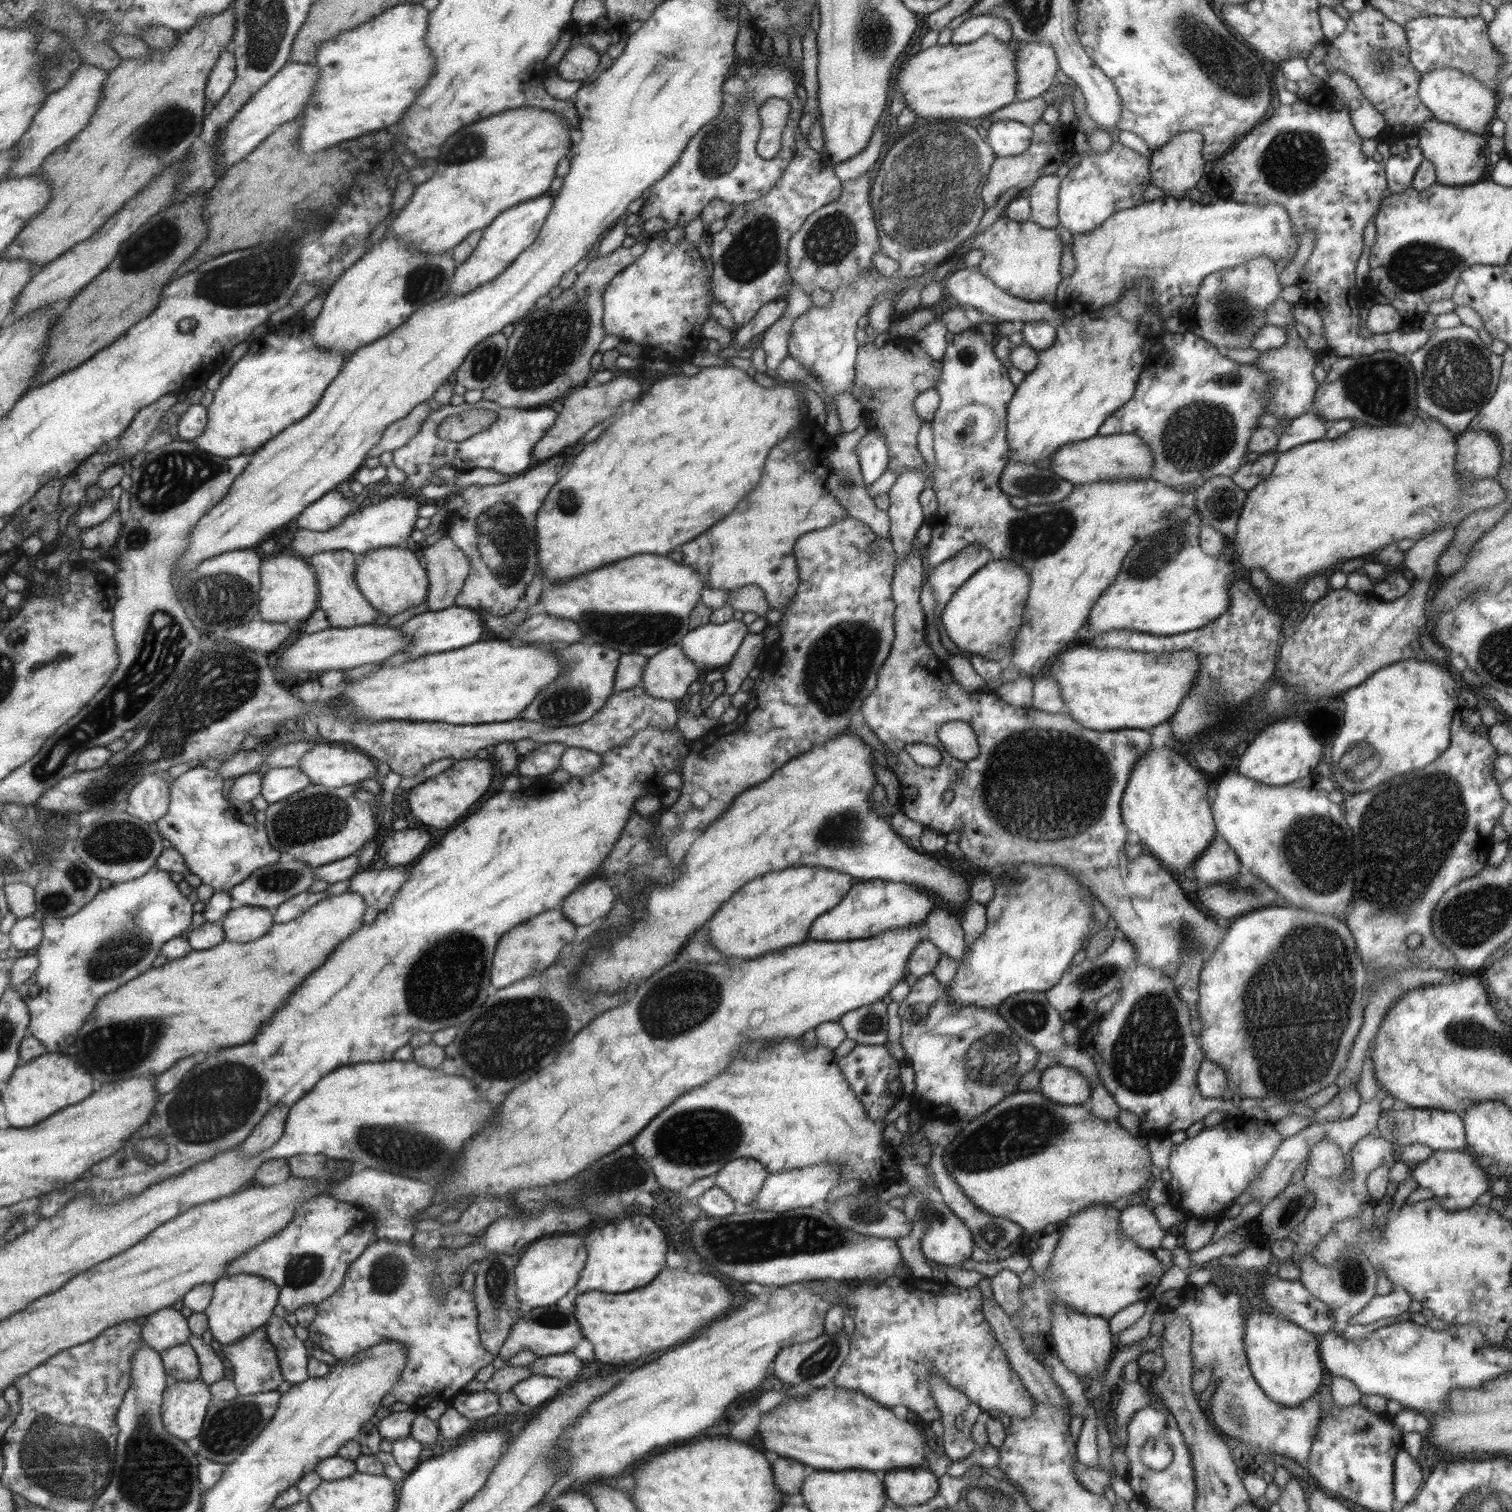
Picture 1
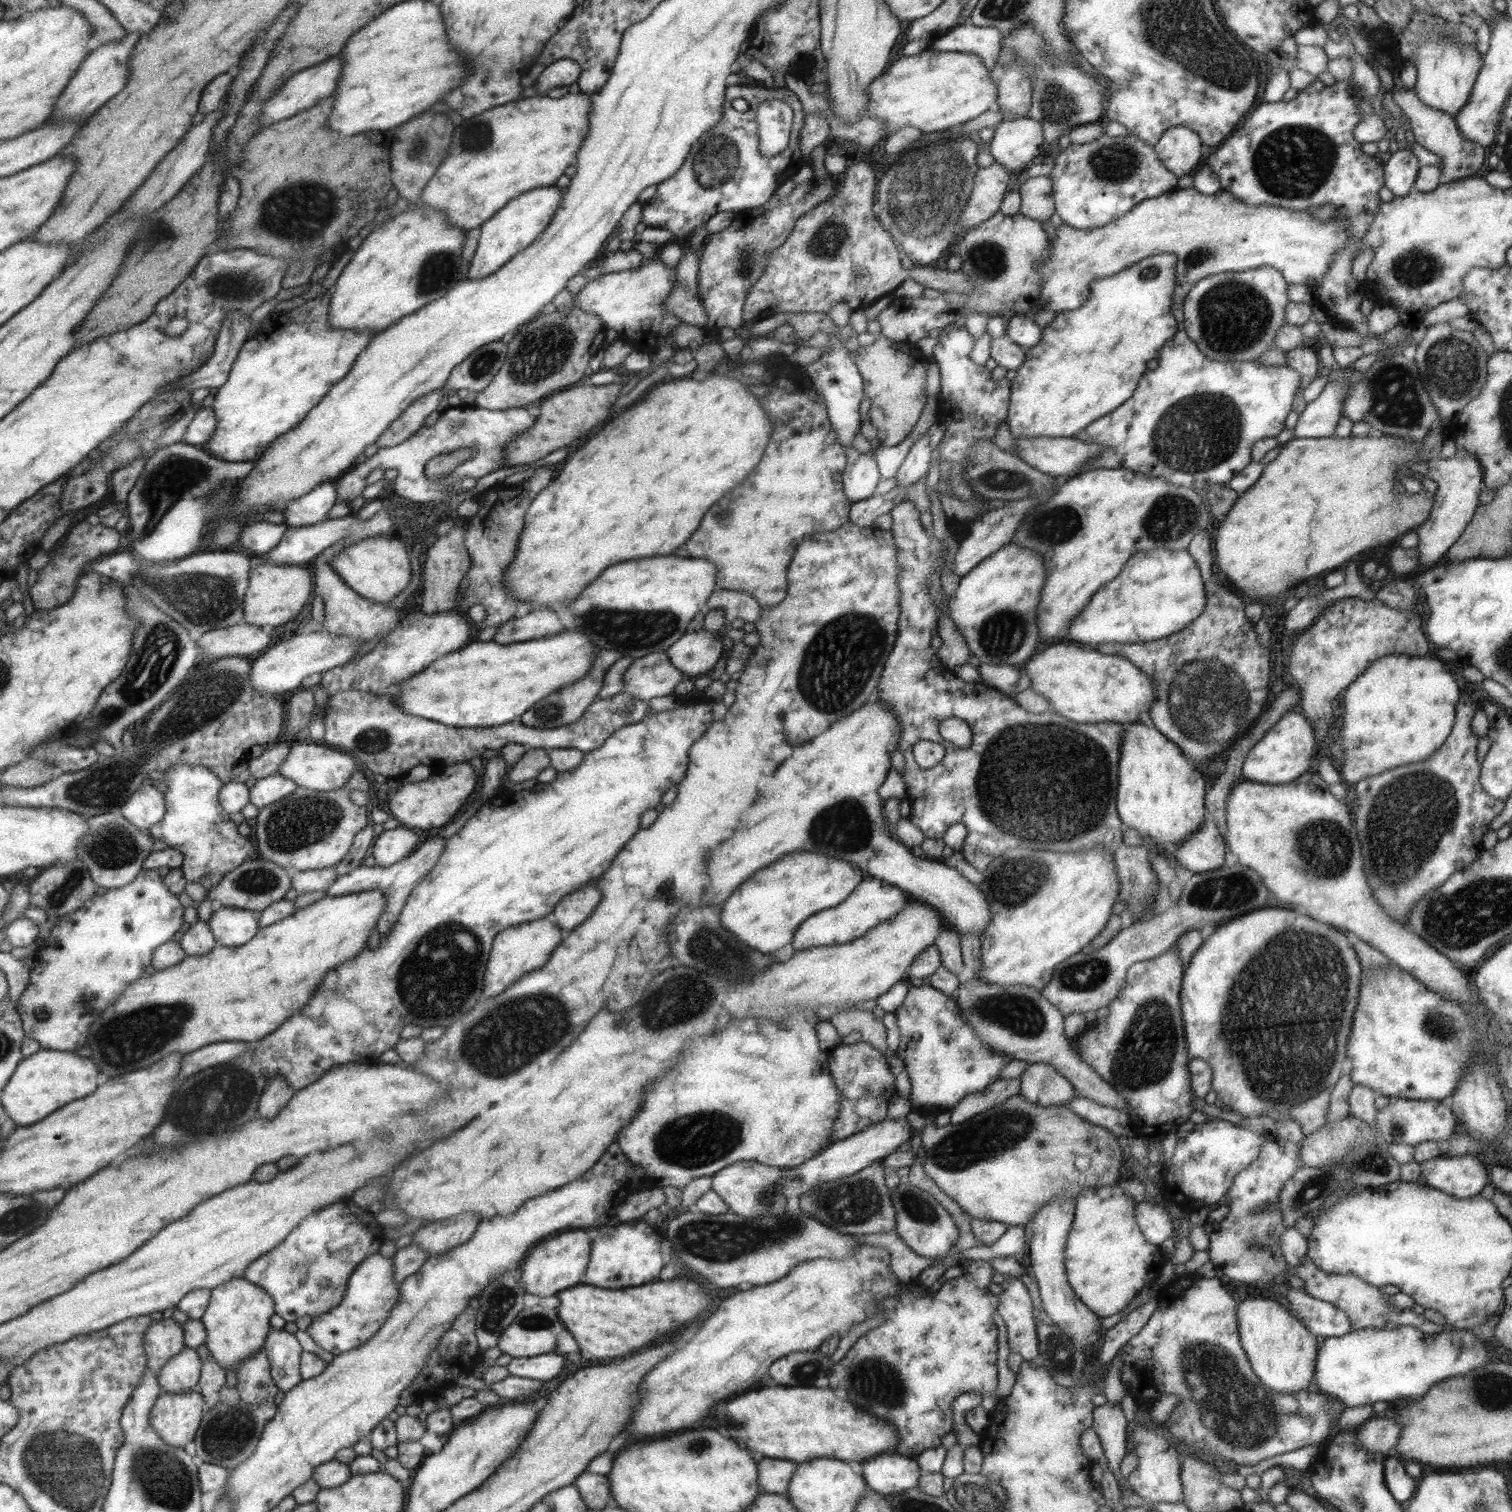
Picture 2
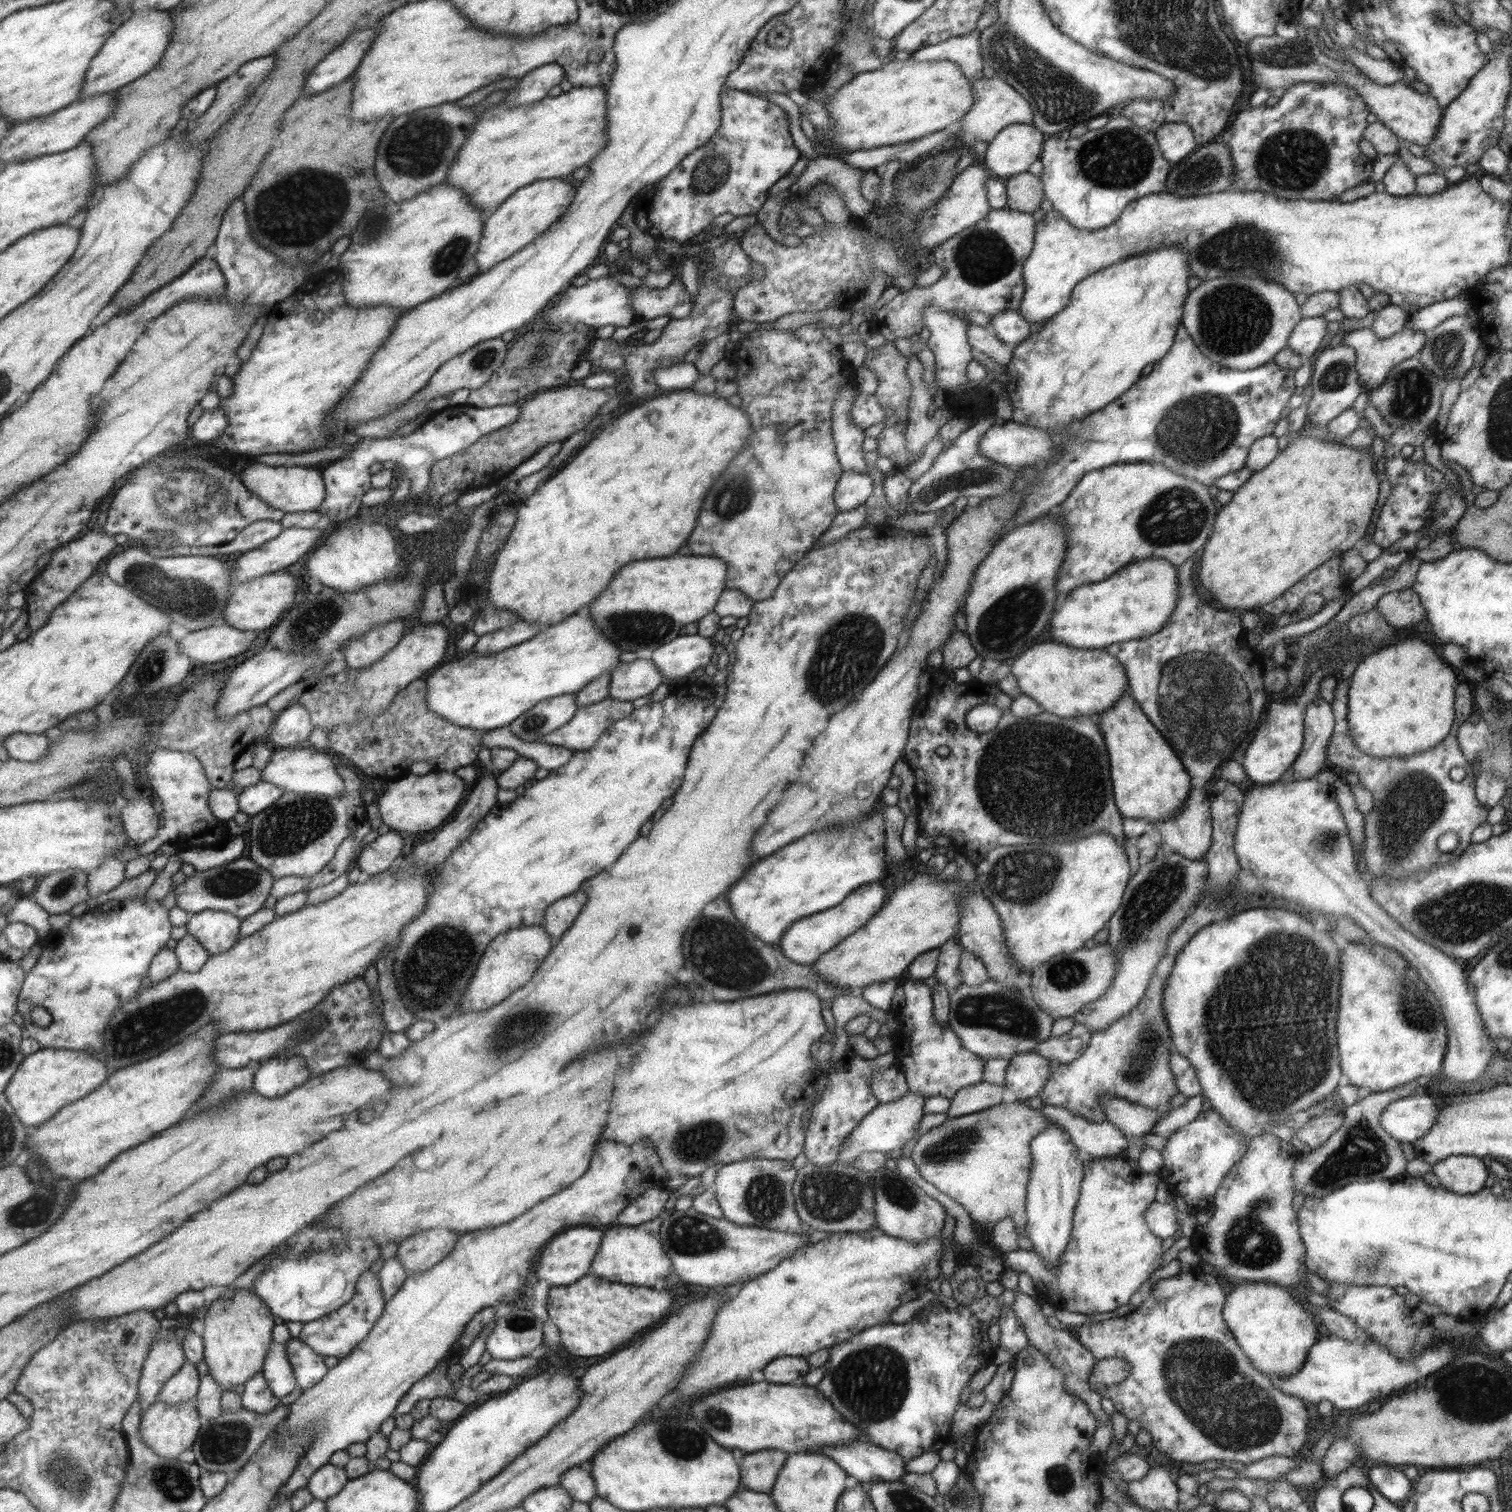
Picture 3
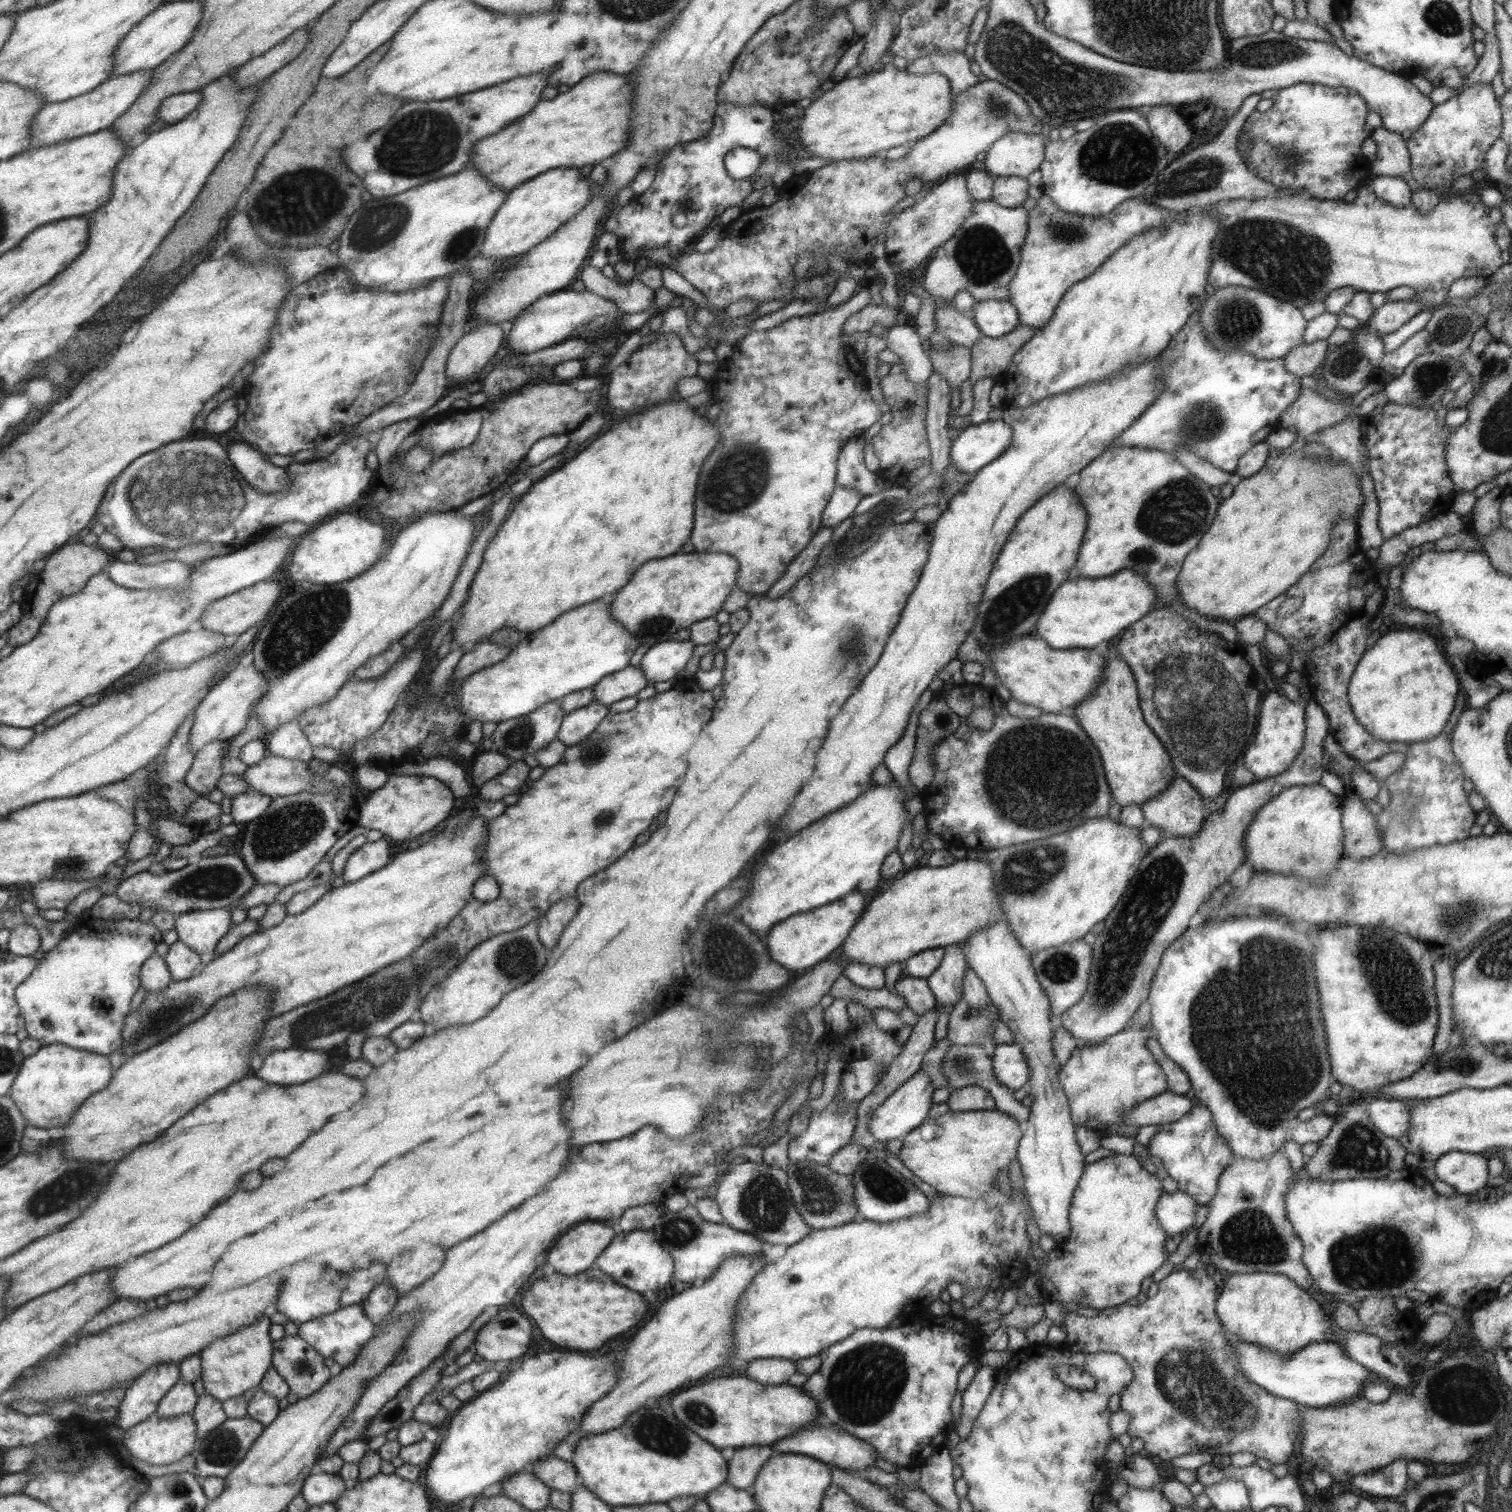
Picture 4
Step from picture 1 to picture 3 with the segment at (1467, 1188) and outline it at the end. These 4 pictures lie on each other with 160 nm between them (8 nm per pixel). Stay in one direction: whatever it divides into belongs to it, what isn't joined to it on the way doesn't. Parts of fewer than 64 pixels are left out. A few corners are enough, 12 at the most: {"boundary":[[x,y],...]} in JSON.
{"boundary":[[1451,1155],[1432,1164],[1439,1186],[1475,1194],[1489,1173],[1479,1158]]}

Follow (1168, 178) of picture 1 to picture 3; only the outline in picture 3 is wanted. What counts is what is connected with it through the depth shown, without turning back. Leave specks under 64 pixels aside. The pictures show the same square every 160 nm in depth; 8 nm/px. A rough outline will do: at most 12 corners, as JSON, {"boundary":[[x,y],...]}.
{"boundary":[[1164,122],[1153,134],[1170,164],[1197,149],[1184,122]]}

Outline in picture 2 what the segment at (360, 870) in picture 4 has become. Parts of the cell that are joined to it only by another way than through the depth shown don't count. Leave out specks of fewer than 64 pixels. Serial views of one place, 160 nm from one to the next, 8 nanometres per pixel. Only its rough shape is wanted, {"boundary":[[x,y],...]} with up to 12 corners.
{"boundary":[[407,828],[384,830],[371,848],[374,864],[389,866],[417,848]]}

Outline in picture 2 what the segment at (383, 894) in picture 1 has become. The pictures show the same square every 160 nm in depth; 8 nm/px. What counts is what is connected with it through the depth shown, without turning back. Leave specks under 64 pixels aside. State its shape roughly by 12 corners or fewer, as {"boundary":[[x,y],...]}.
{"boundary":[[431,838],[383,867],[361,864],[324,889],[337,896],[381,890],[376,922],[392,930],[407,896],[439,860],[446,839]]}

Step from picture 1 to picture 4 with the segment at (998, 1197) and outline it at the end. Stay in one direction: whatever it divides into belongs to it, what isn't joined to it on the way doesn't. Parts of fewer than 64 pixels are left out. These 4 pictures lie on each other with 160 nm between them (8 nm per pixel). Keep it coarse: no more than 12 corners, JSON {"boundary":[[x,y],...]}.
{"boundary":[[997,1109],[927,1115],[896,1157],[937,1192],[974,1199],[1016,1160]]}

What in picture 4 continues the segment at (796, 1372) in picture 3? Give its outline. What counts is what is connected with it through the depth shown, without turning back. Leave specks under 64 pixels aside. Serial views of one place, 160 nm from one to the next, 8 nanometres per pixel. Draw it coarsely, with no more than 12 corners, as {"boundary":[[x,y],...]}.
{"boundary":[[752,1358],[743,1375],[775,1386],[787,1383],[795,1363],[784,1358]]}

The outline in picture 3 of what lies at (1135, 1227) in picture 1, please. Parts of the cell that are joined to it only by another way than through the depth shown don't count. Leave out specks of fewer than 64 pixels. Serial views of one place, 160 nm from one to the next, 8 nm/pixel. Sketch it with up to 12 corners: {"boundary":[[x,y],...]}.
{"boundary":[[1154,1200],[1144,1219],[1155,1238],[1179,1235],[1173,1200]]}

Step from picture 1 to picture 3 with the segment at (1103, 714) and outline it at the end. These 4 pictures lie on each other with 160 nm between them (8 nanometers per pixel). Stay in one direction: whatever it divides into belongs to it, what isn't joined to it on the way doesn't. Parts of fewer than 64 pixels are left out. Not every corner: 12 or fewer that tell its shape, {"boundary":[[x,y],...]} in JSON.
{"boundary":[[1033,644],[1009,661],[1020,692],[1094,717],[1128,687],[1104,648]]}

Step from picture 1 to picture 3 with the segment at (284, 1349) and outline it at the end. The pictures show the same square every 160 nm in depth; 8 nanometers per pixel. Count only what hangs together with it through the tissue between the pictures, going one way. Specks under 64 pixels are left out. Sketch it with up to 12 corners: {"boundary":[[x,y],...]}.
{"boundary":[[270,1344],[261,1371],[276,1397],[298,1388],[284,1344]]}

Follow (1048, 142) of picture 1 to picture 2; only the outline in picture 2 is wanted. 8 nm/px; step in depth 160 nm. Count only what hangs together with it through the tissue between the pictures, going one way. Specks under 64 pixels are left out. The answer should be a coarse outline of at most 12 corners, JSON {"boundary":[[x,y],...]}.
{"boundary":[[994,161],[973,175],[956,224],[968,230],[999,211],[1010,173]]}

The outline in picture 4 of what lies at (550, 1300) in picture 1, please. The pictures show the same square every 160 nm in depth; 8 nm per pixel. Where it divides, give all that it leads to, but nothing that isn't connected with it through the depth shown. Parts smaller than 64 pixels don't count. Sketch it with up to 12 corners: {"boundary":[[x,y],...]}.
{"boundary":[[573,1225],[555,1241],[547,1263],[565,1276],[587,1270],[616,1227]]}

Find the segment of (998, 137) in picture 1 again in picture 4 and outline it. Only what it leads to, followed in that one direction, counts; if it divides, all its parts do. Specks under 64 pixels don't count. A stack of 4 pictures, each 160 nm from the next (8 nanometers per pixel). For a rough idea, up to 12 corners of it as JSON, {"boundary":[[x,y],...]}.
{"boundary":[[1011,132],[986,151],[993,177],[1027,178],[1044,157],[1041,135]]}

